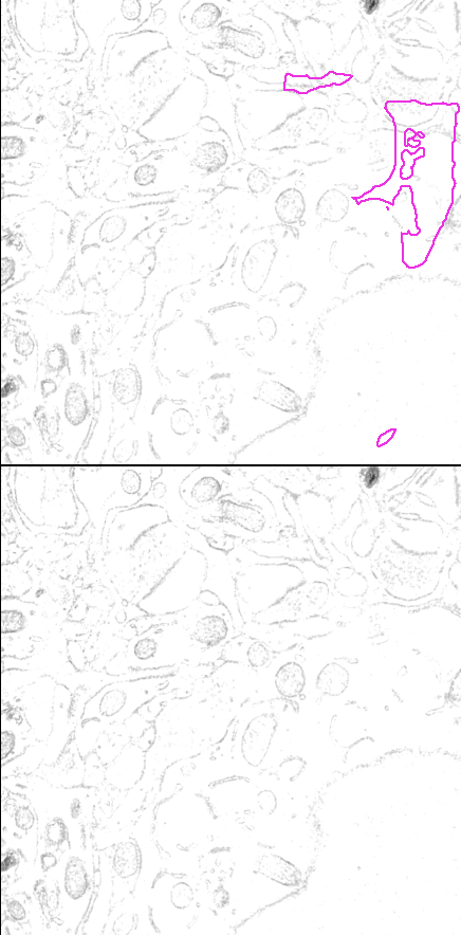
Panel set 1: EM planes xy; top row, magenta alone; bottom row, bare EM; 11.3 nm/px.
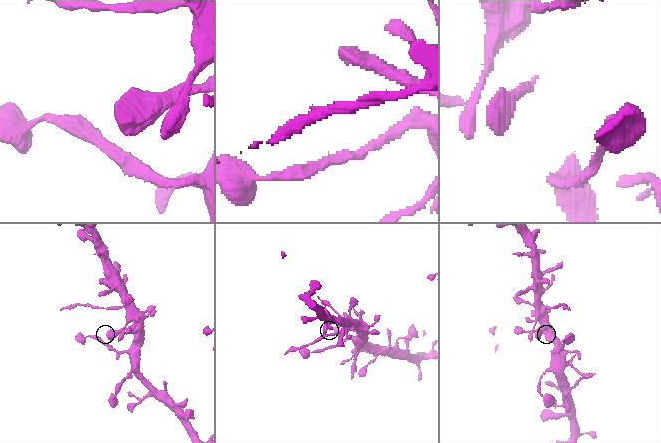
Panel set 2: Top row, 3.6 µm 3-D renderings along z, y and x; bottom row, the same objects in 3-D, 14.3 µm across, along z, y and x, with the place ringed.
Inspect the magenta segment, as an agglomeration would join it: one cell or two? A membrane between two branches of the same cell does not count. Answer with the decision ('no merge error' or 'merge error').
merge error

